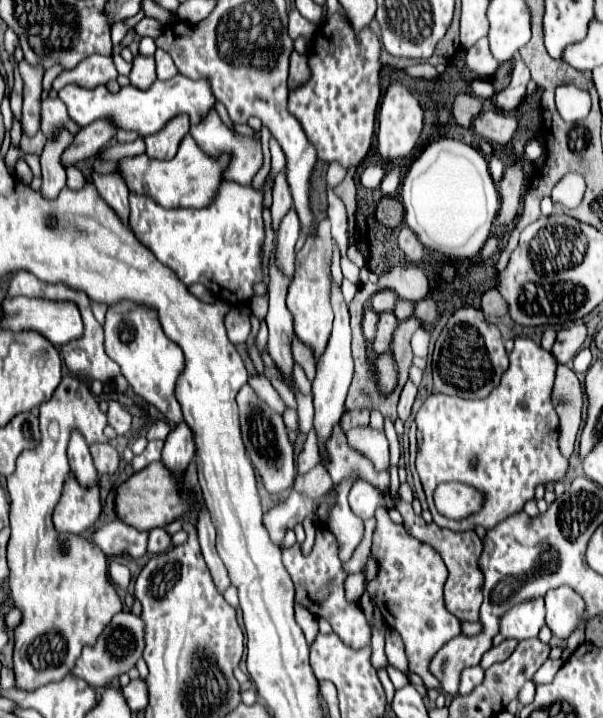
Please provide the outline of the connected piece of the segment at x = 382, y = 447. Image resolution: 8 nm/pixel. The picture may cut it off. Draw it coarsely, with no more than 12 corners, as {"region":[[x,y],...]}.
{"region":[[370,427],[348,433],[350,447],[388,467],[388,439]]}

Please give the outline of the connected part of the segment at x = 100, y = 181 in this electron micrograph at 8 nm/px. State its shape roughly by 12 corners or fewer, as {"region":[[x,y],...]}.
{"region":[[92,173],[98,195],[128,223],[128,189],[110,175]]}

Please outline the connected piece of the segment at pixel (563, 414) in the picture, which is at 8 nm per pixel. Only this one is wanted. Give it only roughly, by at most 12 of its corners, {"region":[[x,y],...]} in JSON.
{"region":[[556,383],[552,403],[560,417],[560,449],[570,457],[580,429],[580,383]]}

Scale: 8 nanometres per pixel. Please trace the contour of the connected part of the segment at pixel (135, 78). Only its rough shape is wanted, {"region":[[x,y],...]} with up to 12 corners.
{"region":[[138,53],[130,83],[148,89],[156,81],[154,57]]}

